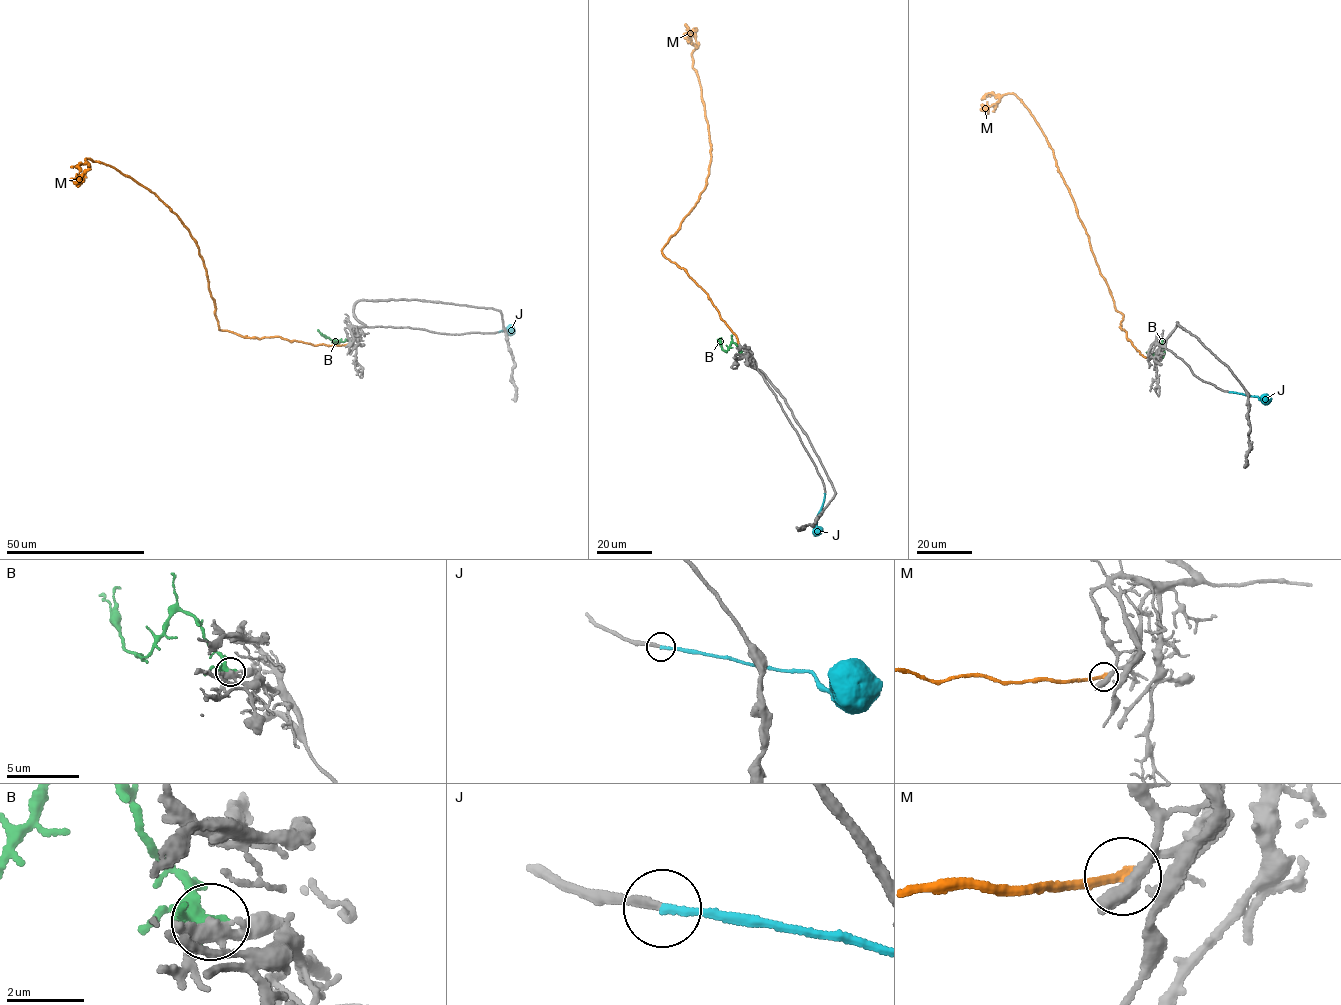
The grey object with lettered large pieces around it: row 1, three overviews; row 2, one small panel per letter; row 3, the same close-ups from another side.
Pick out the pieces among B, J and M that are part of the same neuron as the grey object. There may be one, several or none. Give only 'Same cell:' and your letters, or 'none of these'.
Same cell: J

